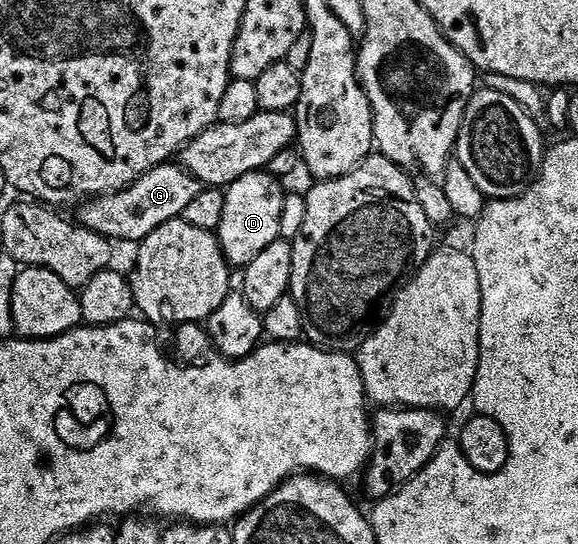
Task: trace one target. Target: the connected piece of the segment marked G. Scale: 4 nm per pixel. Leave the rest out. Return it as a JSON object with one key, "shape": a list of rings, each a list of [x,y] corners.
{"shape":[[[173,162],[161,163],[153,167],[144,177],[140,177],[130,187],[120,191],[111,191],[109,195],[90,197],[81,204],[76,214],[77,222],[97,235],[108,240],[123,239],[126,243],[137,245],[150,236],[153,231],[160,229],[168,221],[179,218],[188,209],[189,203],[204,190],[204,185],[191,175],[185,167]]]}

